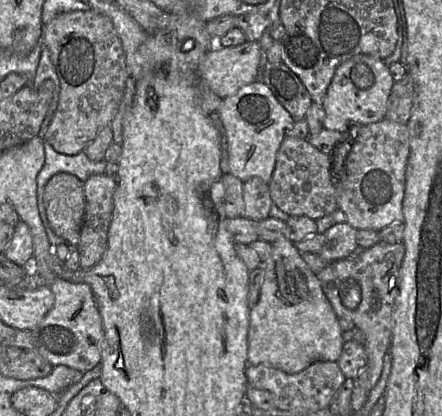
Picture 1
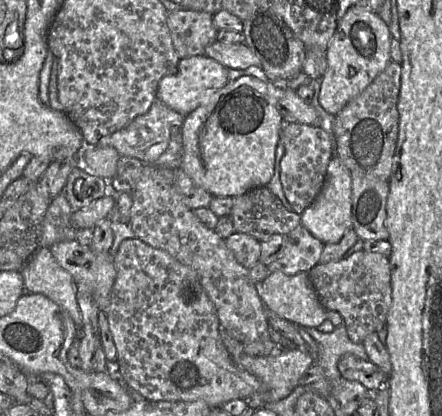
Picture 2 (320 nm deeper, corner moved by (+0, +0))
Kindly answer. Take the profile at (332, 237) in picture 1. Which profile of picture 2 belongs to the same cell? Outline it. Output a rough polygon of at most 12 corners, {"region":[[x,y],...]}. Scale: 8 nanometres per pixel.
{"region":[[305,227],[286,235],[269,273],[308,273],[324,245]]}

